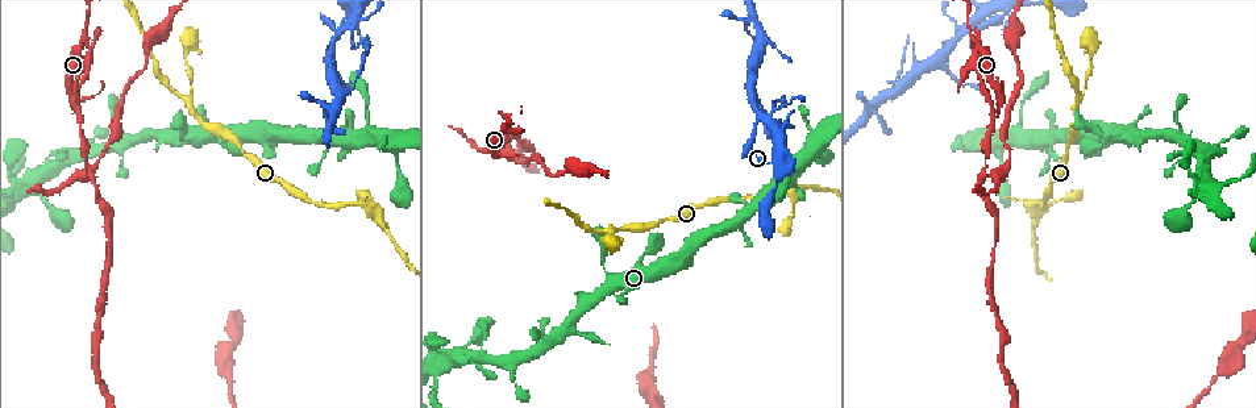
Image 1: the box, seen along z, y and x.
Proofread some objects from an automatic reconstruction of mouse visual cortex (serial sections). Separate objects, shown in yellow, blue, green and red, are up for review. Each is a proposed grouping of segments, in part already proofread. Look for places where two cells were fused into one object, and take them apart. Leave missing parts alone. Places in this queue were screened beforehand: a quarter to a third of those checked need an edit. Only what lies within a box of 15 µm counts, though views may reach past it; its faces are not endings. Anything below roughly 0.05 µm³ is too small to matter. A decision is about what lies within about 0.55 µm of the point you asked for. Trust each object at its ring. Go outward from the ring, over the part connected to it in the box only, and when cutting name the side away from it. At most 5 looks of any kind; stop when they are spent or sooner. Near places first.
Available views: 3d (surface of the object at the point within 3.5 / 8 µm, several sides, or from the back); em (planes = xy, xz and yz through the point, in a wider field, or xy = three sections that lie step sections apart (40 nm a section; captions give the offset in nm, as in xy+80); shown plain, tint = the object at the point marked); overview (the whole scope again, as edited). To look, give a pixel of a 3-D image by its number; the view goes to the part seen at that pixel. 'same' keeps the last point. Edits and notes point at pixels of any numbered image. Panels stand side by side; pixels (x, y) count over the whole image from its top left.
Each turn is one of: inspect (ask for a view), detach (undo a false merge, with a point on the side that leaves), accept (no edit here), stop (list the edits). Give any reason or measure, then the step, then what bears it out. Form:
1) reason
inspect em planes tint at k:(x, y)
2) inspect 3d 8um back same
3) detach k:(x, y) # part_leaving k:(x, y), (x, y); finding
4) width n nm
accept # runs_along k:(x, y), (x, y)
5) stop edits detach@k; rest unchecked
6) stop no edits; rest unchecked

sharp bend
inspect 3d 3.5um at 1:(974, 45)

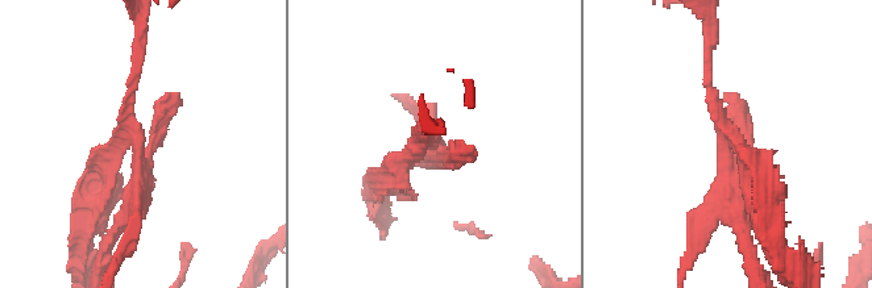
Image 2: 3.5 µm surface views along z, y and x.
need the tissue
inspect em xy step 3 tint at 2:(725, 147)

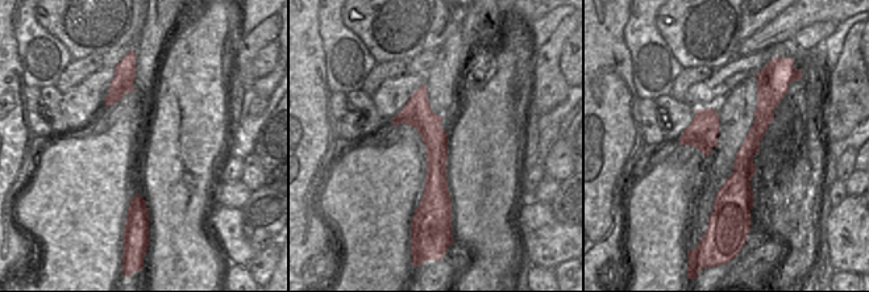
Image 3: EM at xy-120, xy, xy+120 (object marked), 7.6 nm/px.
width 200 nm
accept # runs_along 2:(765, 193), (725, 145), (746, 226); all the same cell

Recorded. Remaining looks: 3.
side arm on a straight run
inspect 3d 3.5um back at 1:(610, 227)

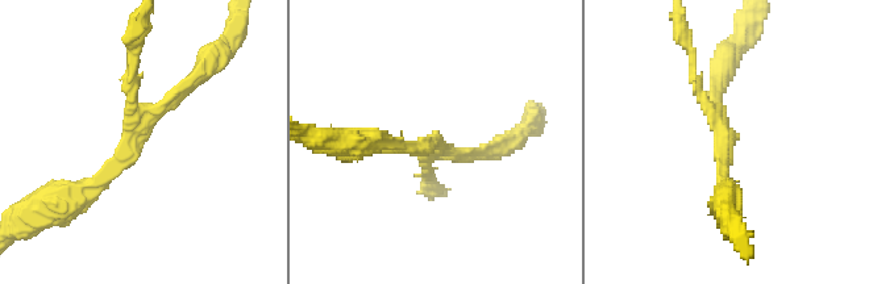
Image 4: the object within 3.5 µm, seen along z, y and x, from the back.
arms 3; arm_widths 100, 150, 200 nm
inspect em xy step 2 tint at 4:(139, 127)

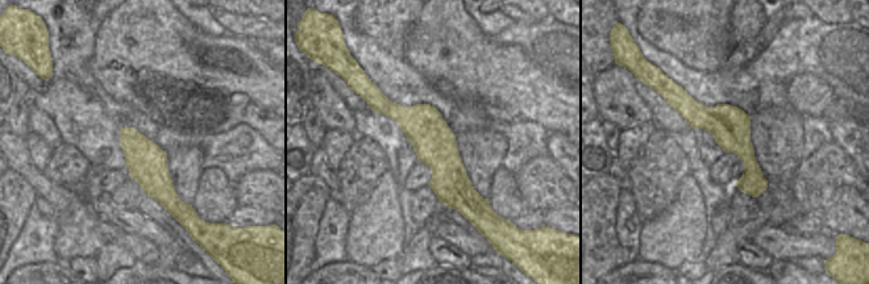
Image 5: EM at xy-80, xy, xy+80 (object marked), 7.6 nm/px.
accept # runs_along 5:(378, 101), (398, 112), (475, 196); continuous, no second cell

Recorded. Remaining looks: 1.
stop no edits; rest unchecked

